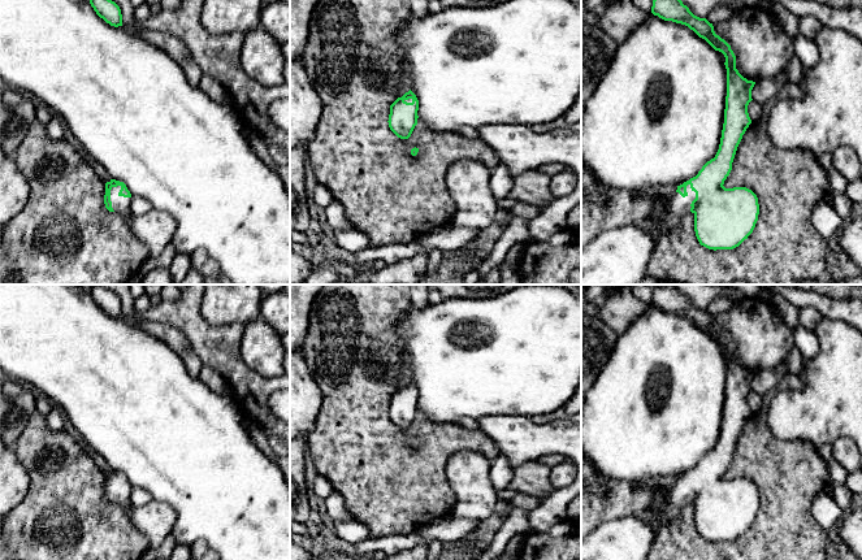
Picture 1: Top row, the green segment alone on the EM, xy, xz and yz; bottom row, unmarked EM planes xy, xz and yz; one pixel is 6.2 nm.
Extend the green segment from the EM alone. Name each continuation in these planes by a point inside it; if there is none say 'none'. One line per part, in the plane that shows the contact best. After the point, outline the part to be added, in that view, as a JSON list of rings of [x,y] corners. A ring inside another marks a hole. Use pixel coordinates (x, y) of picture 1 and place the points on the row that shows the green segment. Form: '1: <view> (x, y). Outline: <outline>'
1: xy (155, 229). Outline: [[[121,186],[112,187],[111,201],[116,213],[124,216],[133,230],[135,238],[148,247],[148,261],[151,264],[159,257],[177,230],[177,221],[168,212],[152,208],[143,216],[134,216],[130,212],[130,197],[120,196]]]

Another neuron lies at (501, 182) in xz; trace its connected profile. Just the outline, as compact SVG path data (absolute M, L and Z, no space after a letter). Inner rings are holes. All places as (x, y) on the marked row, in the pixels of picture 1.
M498 165L490 177L490 188L494 199L498 201L508 195L514 186L512 177L504 165Z

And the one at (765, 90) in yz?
M784 71L768 79L759 81L751 90L751 99L762 105L781 94L784 86L789 84L788 77Z

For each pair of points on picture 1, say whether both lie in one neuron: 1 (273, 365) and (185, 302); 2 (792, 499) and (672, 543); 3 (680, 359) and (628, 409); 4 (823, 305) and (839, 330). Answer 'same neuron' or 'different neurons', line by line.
1: different neurons
2: same neuron
3: same neuron
4: different neurons

